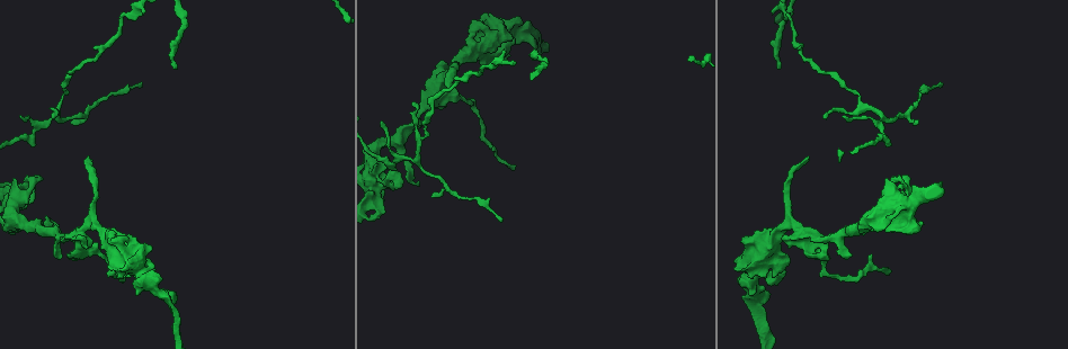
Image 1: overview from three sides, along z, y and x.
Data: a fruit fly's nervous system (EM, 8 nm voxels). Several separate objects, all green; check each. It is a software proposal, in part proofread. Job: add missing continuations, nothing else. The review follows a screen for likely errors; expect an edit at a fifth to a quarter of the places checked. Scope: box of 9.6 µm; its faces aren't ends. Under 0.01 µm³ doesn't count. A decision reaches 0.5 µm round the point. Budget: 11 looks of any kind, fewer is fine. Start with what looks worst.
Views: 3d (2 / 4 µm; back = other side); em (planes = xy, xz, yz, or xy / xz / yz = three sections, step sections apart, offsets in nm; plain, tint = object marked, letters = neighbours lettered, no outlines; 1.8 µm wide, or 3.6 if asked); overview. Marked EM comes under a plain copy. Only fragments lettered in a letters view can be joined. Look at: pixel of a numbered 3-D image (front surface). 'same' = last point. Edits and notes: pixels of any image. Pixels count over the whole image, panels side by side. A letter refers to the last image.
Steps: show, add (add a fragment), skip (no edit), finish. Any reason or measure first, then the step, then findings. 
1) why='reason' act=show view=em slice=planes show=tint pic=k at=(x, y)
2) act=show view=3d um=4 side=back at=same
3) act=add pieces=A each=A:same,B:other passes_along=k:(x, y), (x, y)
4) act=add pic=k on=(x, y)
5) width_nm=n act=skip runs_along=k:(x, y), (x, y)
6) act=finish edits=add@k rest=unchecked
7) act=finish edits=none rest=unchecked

why='thin end' act=show view=3d um=4 side=back pic=1 at=(88, 159)

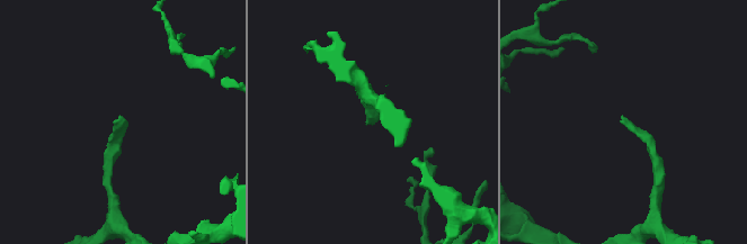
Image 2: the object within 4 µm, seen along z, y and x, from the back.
why='need the tissue' act=show view=em slice=xy step=16 show=tint pic=2 at=(622, 115)

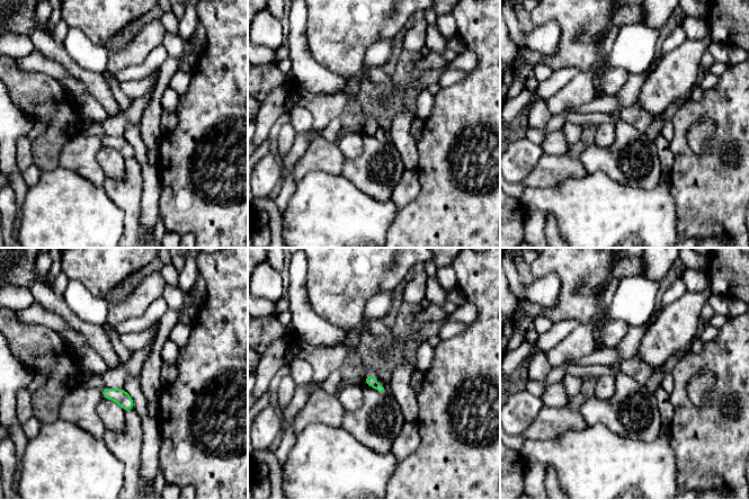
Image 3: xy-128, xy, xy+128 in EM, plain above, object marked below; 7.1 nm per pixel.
why='another direction' act=show view=em slice=planes show=letters at=same

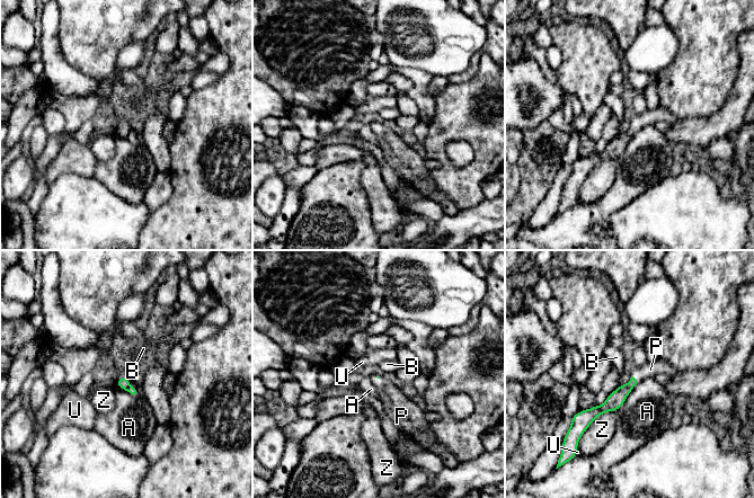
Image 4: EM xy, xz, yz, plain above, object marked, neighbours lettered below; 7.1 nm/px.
act=add pieces=P each=A:other,B:other,P:same,U:other,Z:other passes_along=4:(614, 401), (635, 379), (650, 370) found='it goes on there'

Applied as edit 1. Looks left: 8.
why='branch stops here' act=show view=3d um=2 pic=1 at=(177, 68)

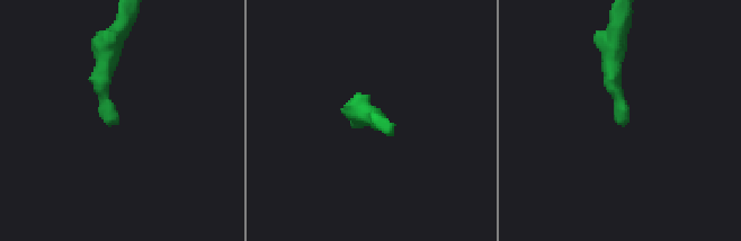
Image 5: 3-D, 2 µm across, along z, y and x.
why='shape alone is not enough' act=show view=em um=3.6 slice=planes show=letters pic=5 at=(624, 123)

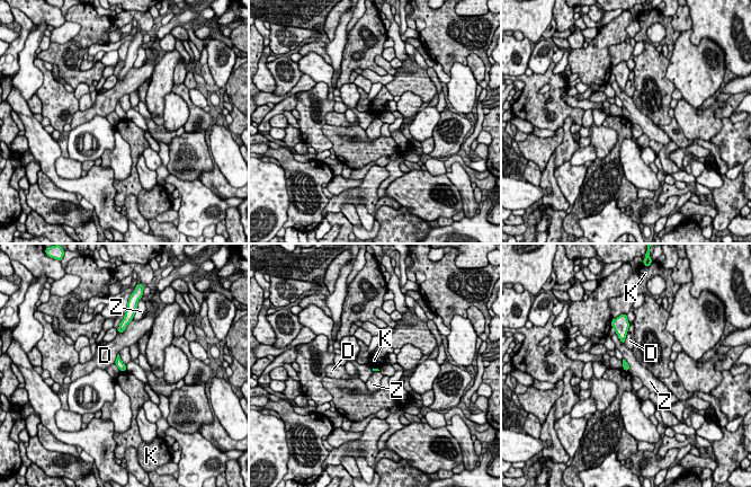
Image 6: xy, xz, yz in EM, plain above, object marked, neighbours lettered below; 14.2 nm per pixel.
act=skip each=D:other,K:other,Z:other border=6:(126, 370), (121, 372) found='no lettered fragment goes on from it'

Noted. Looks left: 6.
why='an open end' act=show view=3d um=4 pic=1 at=(919, 221)

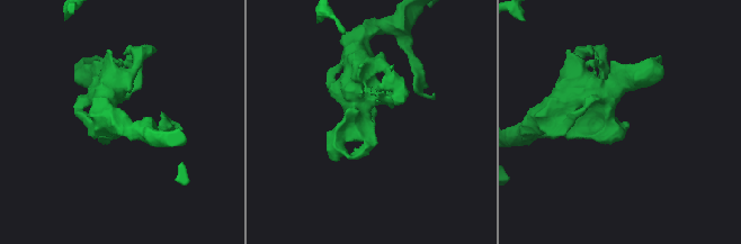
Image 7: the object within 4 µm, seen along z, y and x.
why='need the tissue' act=show view=em slice=xy step=4 show=tint pic=7 at=(626, 123)

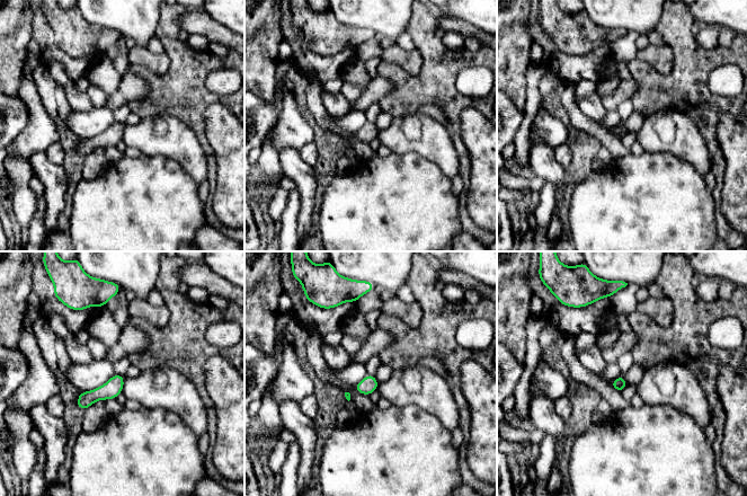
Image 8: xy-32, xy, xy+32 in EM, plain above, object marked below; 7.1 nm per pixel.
act=show view=em slice=yz step=4 show=letters at=same

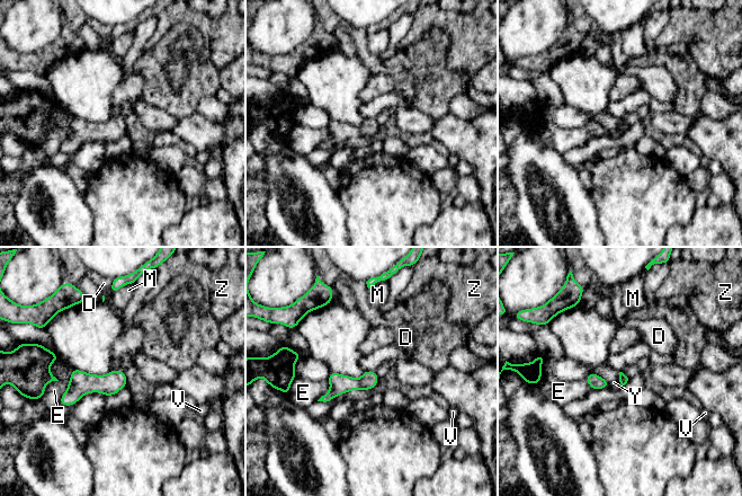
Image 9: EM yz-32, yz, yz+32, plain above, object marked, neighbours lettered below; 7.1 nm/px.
act=skip each=D:other,E:other,M:other,V:other,Y:other,Z:other runs_along=9:(123, 377), (83, 383), (62, 401) found='none of them fits'

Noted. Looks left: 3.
why='arms part here' act=show view=em slice=planes show=letters pic=1 at=(167, 298)

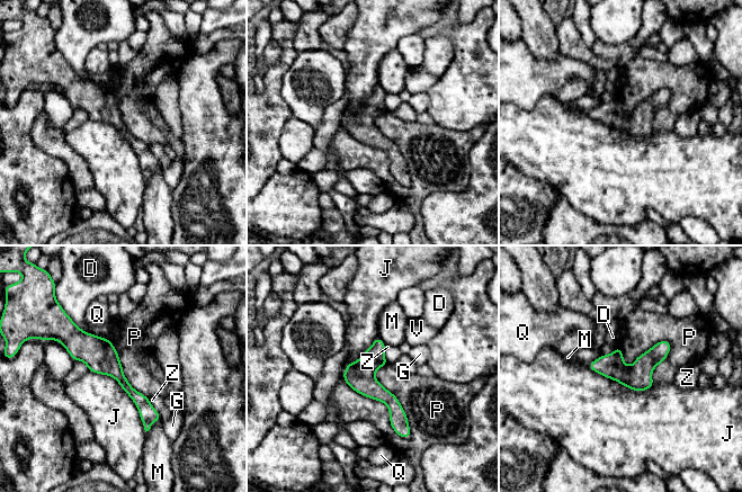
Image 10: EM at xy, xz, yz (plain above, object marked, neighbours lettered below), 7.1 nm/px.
act=skip each=D:other,G:other,J:other,M:other,P:other,Q:other,V:other,Z:other border=10:(343, 382), (410, 436) found='no lettered fragment goes on from it'

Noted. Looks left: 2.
act=finish edits=add@4 rest=unchecked

